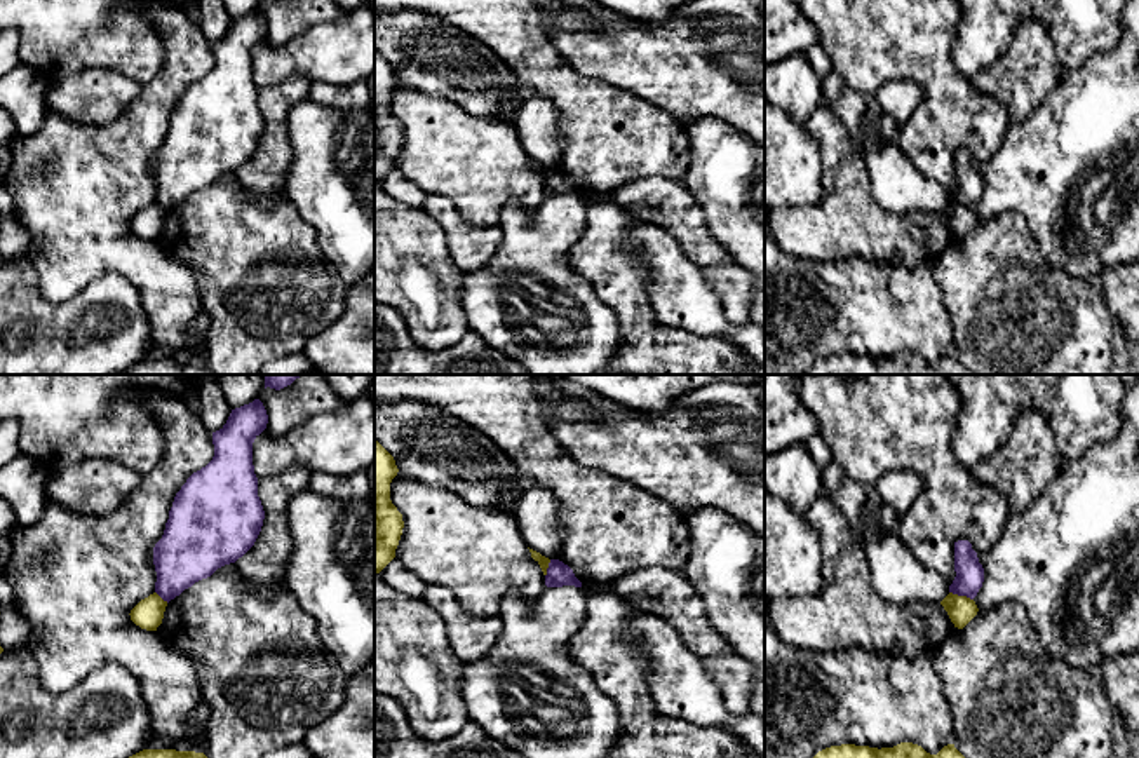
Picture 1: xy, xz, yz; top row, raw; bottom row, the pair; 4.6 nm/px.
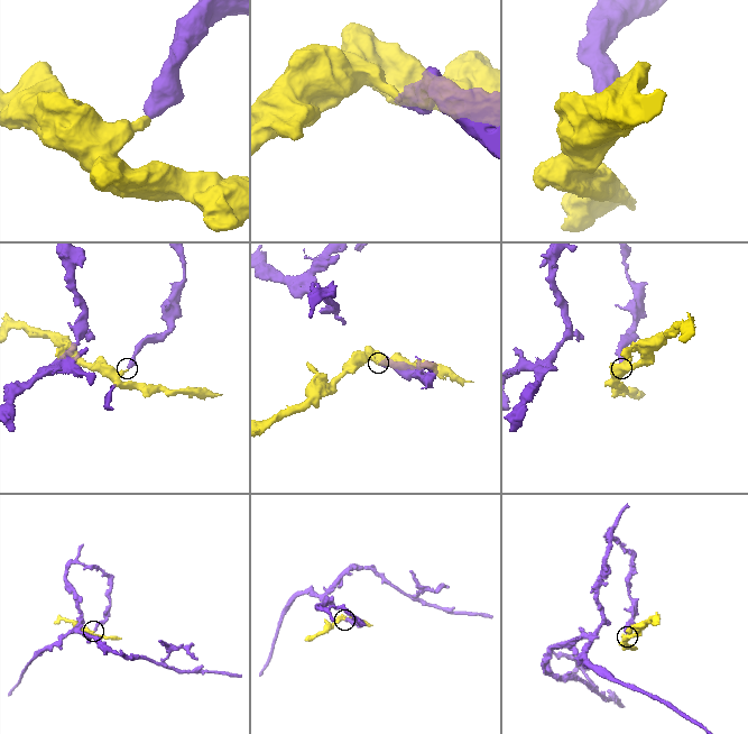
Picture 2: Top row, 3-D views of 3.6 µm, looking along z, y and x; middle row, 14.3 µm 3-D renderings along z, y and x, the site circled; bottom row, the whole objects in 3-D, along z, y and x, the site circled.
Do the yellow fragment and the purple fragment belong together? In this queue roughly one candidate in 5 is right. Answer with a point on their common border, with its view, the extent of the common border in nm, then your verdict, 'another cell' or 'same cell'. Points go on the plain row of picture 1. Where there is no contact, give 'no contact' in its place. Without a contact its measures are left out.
contact yz (962, 206); length 120 nm; another cell

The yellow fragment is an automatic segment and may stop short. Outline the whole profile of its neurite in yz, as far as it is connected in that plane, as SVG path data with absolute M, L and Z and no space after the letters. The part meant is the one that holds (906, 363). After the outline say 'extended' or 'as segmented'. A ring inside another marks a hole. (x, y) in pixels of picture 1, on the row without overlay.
M913 352L893 357L869 357L855 354L831 355L819 361L806 375L974 375L954 354L944 355L937 364L927 362Z | as segmented

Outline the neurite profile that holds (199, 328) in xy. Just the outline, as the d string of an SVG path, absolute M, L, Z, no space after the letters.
M202 312L188 326L188 333L193 338L193 345L178 355L179 361L204 362L207 354L207 335L209 335L209 314Z

